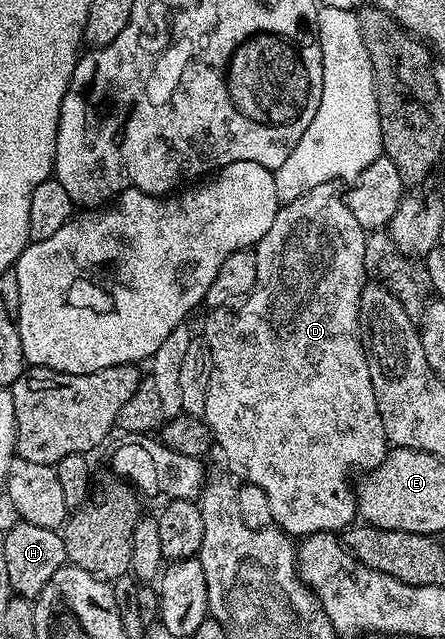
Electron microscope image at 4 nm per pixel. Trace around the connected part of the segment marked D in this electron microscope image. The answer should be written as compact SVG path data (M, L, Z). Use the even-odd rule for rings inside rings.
M337 183L315 185L295 201L278 206L271 229L257 242L257 283L253 290L236 306L219 307L208 312L203 338L210 347L211 377L207 389L206 413L203 416L212 442L221 446L229 467L238 475L238 480L254 483L267 493L271 505L273 522L290 537L314 535L319 531L340 532L348 528L358 518L357 492L349 487L353 471L368 473L373 471L387 454L387 440L383 421L379 417L379 405L375 405L375 389L371 385L371 373L367 369L365 346L361 344L361 322L359 321L359 301L367 282L365 265L365 236L367 234L355 221L355 213L345 204L345 197Z

